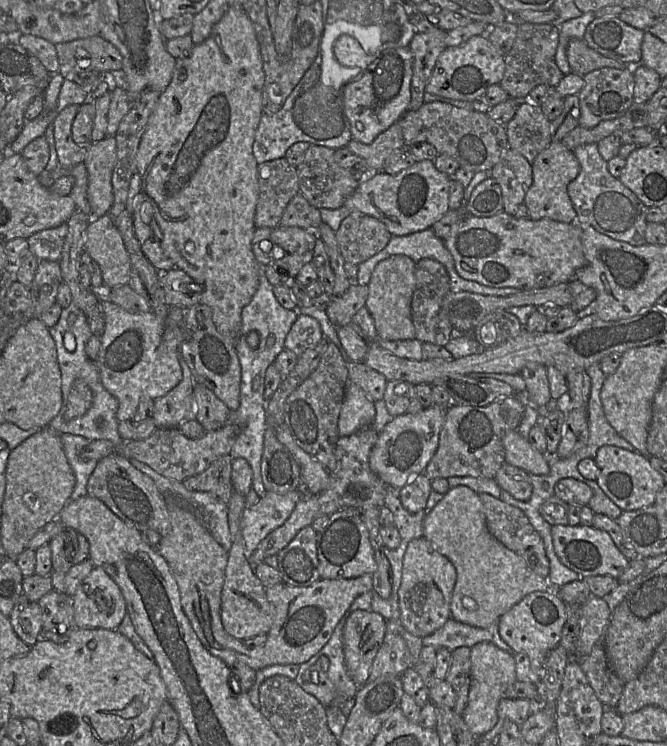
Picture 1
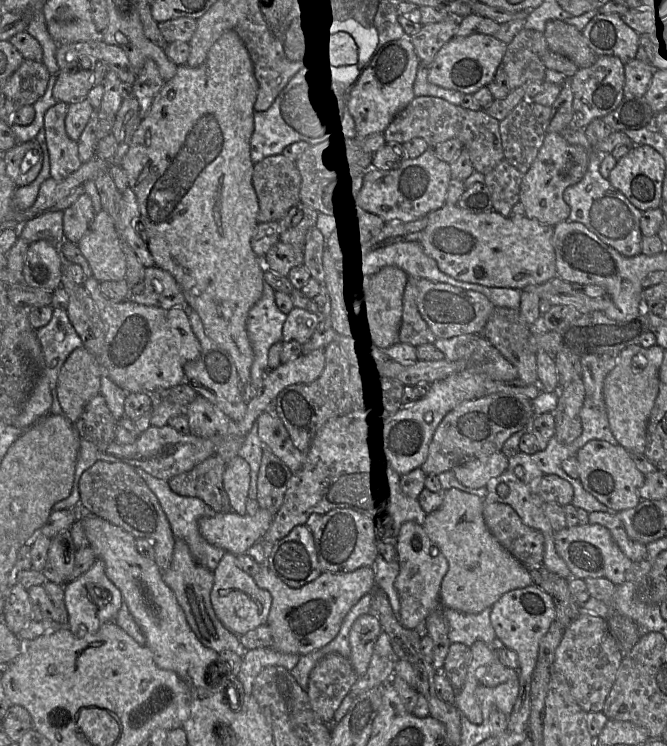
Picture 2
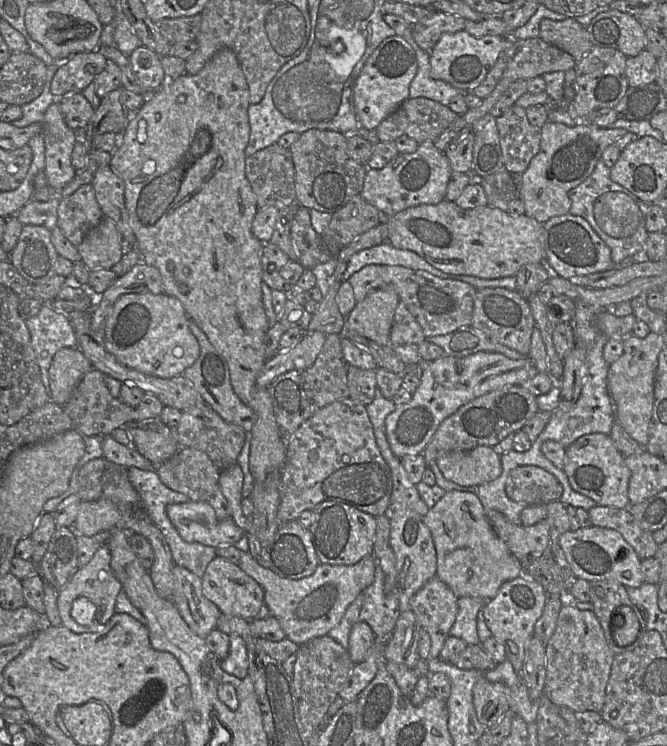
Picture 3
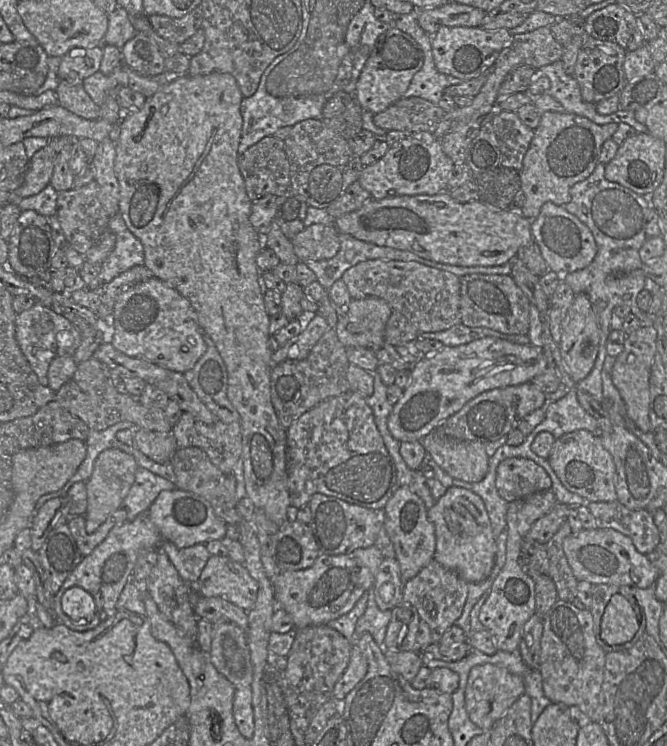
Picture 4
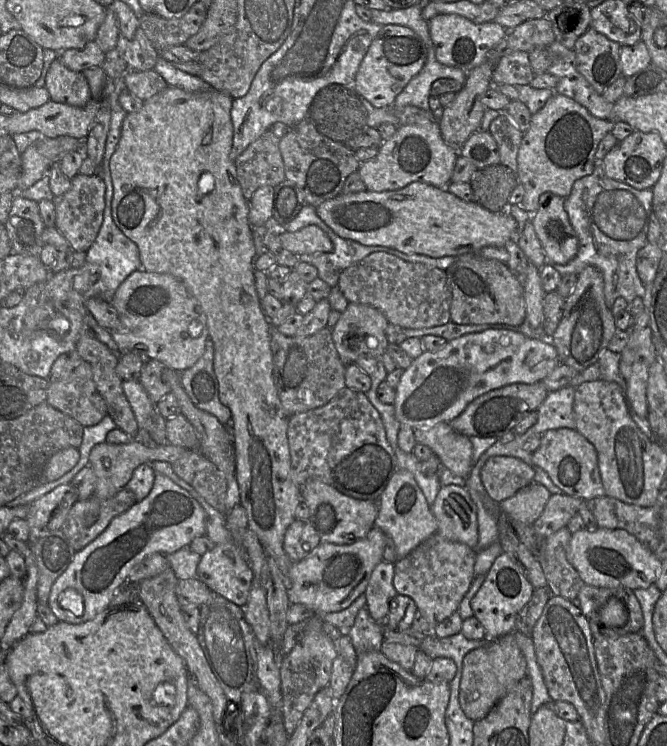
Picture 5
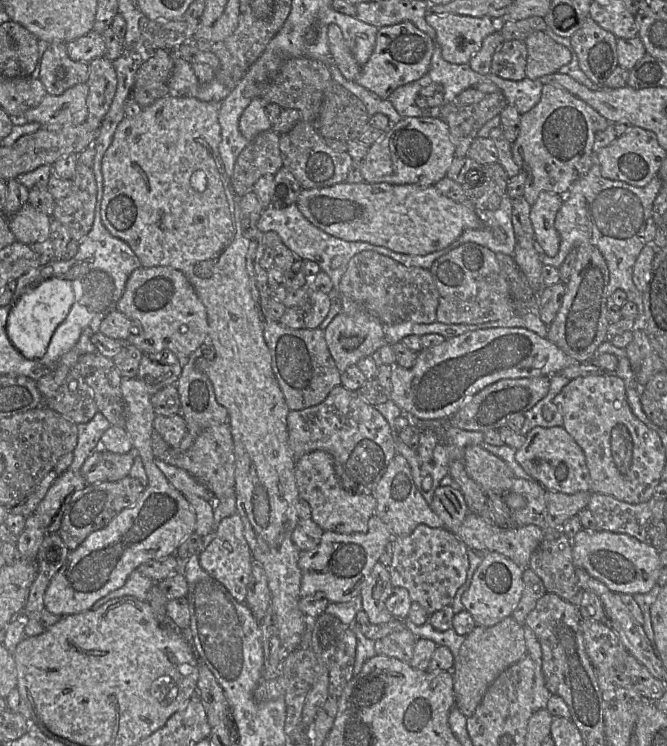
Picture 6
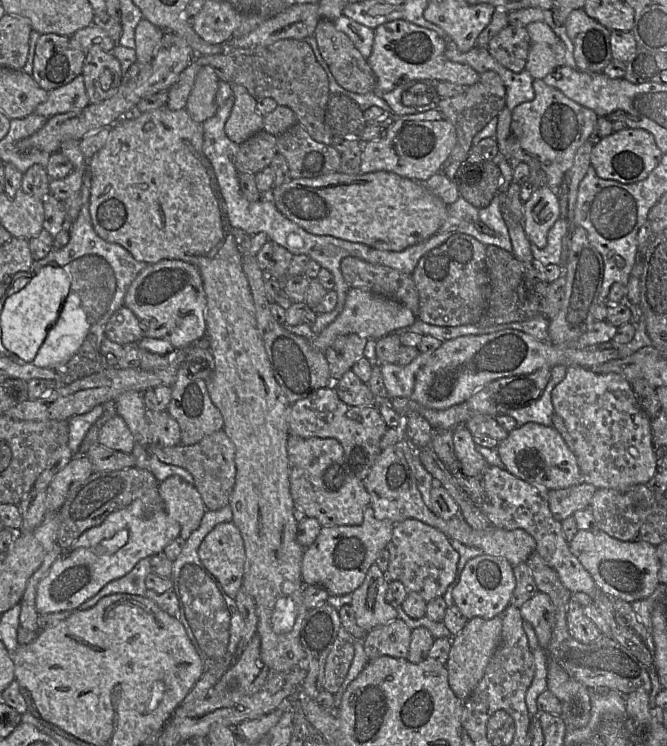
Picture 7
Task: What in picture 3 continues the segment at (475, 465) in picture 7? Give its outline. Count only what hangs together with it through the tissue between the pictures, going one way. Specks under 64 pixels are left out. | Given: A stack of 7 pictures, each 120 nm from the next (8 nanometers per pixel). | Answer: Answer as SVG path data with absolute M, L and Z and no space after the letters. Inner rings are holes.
M523 465L509 473L505 491L513 501L523 501L529 505L548 504L560 501L563 487L553 474L543 468Z

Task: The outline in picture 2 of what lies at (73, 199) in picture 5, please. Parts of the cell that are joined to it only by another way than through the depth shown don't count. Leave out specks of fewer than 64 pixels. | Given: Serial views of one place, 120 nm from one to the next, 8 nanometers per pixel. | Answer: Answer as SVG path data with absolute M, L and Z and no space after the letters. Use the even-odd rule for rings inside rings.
M83 193L63 211L63 231L65 239L77 244L89 230L96 213L87 193Z

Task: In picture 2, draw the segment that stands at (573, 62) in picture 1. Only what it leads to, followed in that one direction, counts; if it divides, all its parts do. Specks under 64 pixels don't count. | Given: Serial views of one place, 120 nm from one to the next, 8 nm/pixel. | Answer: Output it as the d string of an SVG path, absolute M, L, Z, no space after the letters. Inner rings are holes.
M549 20L543 32L549 50L573 61L579 68L592 66L598 55L589 47L582 31L564 20Z

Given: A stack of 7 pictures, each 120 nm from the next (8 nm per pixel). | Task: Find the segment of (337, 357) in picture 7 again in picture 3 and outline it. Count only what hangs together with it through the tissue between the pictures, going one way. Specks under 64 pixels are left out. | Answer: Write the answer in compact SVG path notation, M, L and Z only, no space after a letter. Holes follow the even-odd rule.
M392 285L370 292L346 317L346 330L355 331L379 345L390 345L390 332L399 302L399 295Z

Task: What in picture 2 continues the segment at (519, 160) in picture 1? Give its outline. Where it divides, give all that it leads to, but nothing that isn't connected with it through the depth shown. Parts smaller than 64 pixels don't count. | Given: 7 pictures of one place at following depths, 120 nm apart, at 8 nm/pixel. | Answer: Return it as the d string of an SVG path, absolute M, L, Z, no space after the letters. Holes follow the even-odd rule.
M505 158L485 175L484 183L491 194L494 211L505 217L511 217L513 206L520 201L523 175Z

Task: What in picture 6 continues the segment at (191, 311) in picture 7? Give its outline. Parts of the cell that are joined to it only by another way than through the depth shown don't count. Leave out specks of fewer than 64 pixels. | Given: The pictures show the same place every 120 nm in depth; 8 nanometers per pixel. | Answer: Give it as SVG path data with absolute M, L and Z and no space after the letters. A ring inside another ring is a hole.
M157 266L134 270L129 276L124 293L117 304L117 310L133 321L133 326L141 325L141 333L131 335L125 342L137 347L142 353L157 353L167 349L182 361L208 341L209 325L204 304L197 296L185 275L174 268Z

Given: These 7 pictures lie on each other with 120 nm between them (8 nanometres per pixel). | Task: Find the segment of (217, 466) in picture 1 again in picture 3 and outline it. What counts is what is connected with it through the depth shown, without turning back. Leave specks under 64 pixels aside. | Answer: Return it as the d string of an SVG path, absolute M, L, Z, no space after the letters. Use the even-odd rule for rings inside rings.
M180 447L171 458L157 466L157 473L168 488L185 494L192 501L208 503L219 519L231 517L230 505L219 485L220 470L204 451L192 447Z

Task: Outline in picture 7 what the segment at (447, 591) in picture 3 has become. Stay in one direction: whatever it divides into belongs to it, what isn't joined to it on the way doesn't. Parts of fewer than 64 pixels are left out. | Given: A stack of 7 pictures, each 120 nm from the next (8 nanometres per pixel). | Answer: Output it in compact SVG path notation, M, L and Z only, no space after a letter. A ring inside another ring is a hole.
M406 519L394 523L386 549L389 551L386 571L389 581L400 581L408 593L419 594L426 603L443 597L455 579L459 554L452 547L450 539L438 529L419 520Z

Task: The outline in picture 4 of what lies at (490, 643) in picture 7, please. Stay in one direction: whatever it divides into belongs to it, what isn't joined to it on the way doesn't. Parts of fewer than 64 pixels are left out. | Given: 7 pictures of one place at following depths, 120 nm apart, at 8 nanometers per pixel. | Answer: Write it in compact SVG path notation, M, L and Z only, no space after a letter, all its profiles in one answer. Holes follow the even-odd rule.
M492 664L477 665L469 672L464 694L465 708L475 725L483 730L489 730L523 694L524 684L519 676Z

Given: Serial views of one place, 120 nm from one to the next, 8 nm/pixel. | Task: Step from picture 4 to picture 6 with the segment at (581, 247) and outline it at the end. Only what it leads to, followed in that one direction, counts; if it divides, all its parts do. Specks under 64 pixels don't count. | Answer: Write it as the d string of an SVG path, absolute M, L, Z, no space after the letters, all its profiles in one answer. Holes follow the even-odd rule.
M540 192L536 202L531 206L532 222L536 245L550 257L557 255L560 237L555 229L555 219L564 196L552 192Z

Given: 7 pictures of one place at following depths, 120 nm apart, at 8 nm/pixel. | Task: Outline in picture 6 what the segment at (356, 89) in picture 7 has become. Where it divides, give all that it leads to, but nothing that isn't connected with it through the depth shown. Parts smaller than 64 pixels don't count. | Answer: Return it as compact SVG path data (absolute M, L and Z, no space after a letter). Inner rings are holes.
M330 24L327 29L327 36L332 62L339 69L343 77L349 81L356 82L362 66L354 59L339 26Z

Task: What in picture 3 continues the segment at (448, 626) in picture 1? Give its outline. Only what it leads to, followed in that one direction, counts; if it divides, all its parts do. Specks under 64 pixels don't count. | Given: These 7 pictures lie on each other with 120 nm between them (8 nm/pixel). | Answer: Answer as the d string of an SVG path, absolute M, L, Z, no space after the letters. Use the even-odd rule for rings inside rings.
M461 597L458 599L458 613L449 635L462 639L468 645L478 645L477 616L487 600L481 597Z

